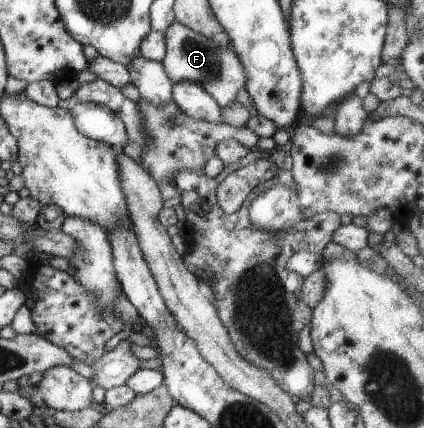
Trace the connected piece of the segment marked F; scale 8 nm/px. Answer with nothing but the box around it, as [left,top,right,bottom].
[162,20,246,107]

